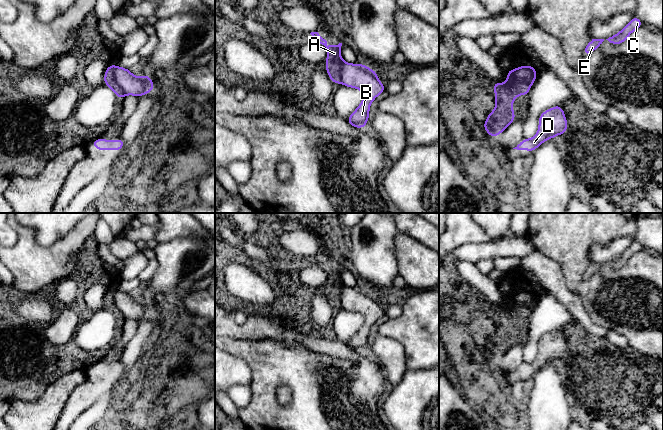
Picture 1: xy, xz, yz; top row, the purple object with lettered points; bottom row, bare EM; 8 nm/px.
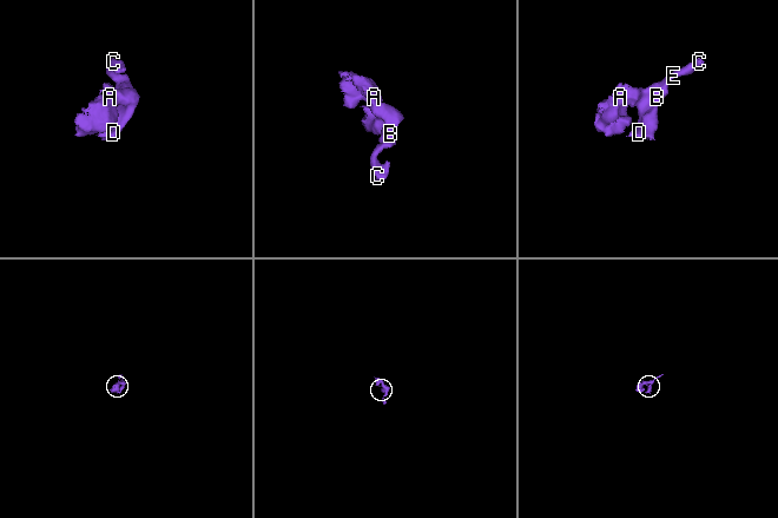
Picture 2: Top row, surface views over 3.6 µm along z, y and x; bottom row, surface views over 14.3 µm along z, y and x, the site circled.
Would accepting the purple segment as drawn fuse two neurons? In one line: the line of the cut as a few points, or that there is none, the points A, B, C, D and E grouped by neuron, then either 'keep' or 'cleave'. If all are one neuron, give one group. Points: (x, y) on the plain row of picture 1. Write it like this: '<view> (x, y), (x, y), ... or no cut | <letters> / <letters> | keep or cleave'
xy (113, 289), (115, 307), (125, 318) | A / B C D E | cleave

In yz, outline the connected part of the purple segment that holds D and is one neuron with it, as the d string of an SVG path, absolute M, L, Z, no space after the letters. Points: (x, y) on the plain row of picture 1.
M560 328L546 334L539 340L539 352L537 358L531 363L523 363L515 372L517 374L529 374L533 376L544 365L564 358L567 355L567 344Z

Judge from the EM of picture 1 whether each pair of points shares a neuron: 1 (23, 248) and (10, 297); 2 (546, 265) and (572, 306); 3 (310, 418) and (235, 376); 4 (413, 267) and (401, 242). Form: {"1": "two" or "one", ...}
{"1": "two", "2": "one", "3": "two", "4": "one"}

